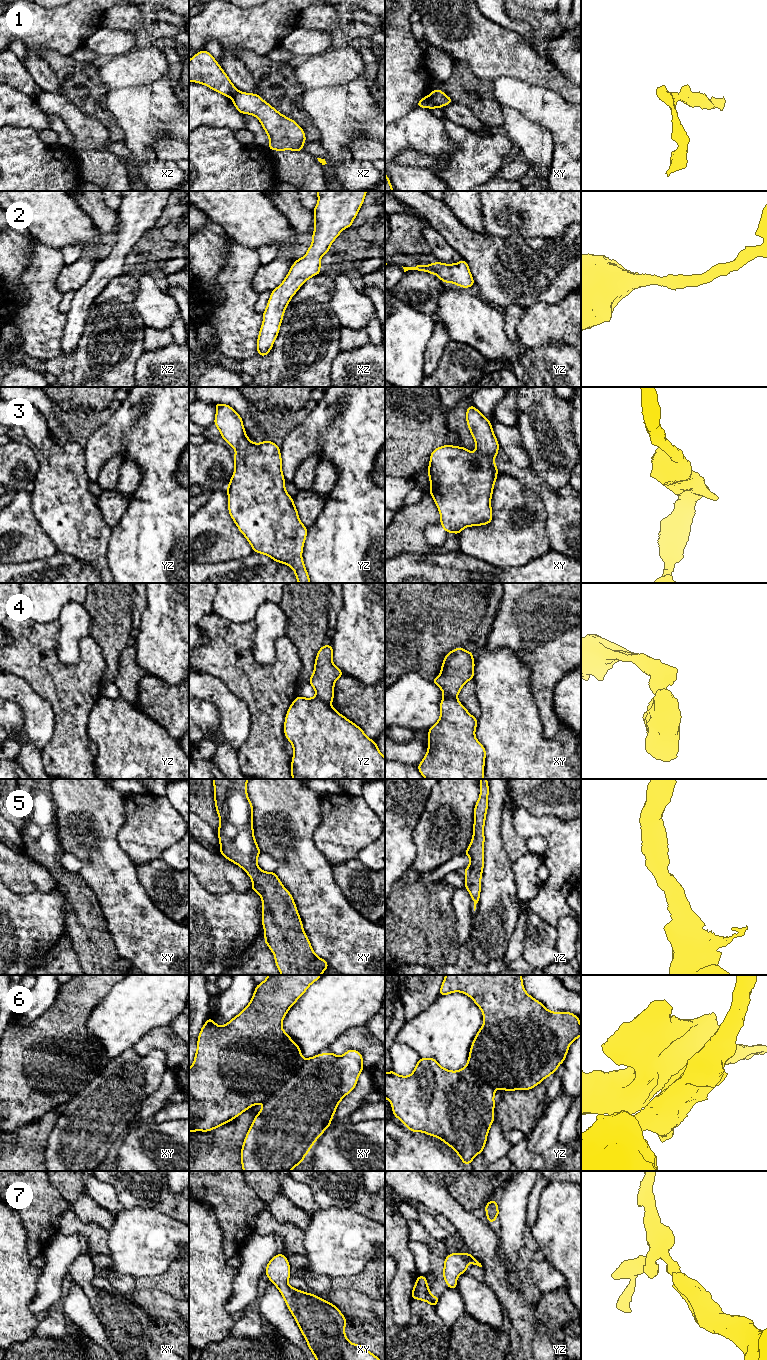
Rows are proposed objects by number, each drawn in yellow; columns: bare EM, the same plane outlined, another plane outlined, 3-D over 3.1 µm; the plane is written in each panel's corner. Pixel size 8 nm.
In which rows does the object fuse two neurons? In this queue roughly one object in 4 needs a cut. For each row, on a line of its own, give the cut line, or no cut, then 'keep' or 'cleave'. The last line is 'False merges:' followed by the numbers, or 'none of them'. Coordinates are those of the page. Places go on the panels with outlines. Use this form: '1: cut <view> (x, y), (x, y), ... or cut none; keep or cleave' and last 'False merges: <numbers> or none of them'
1: cut xy (429, 95), (435, 107); cleave
2: cut none; keep
3: cut none; keep
4: cut yz (316, 695), (330, 705); cleave
5: cut none; keep
6: cut xy (304, 1059), (298, 1074), (264, 1103); cleave
7: cut none; keep
False merges: 1, 4, 6

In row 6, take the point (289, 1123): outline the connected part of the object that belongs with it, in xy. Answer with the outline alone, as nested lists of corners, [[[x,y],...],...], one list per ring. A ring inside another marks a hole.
[[[349,1049],[342,1056],[337,1056],[333,1052],[328,1054],[317,1054],[314,1057],[310,1057],[303,1060],[302,1070],[298,1073],[288,1085],[283,1085],[282,1088],[274,1094],[270,1099],[268,1099],[264,1104],[260,1112],[255,1116],[250,1129],[244,1139],[243,1146],[241,1149],[241,1164],[243,1171],[291,1171],[293,1168],[297,1167],[299,1163],[305,1160],[304,1156],[309,1153],[311,1147],[314,1145],[316,1140],[323,1134],[323,1132],[331,1126],[331,1120],[335,1114],[340,1101],[355,1088],[358,1077],[363,1066],[362,1054],[354,1049]]]

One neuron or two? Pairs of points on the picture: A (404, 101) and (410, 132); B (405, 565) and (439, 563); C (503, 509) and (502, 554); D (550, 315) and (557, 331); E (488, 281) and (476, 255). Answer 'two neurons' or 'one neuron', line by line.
A: two neurons
B: one neuron
C: one neuron
D: one neuron
E: one neuron

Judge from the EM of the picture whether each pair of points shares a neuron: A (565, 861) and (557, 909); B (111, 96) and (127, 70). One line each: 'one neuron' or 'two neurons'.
A: one neuron
B: two neurons

